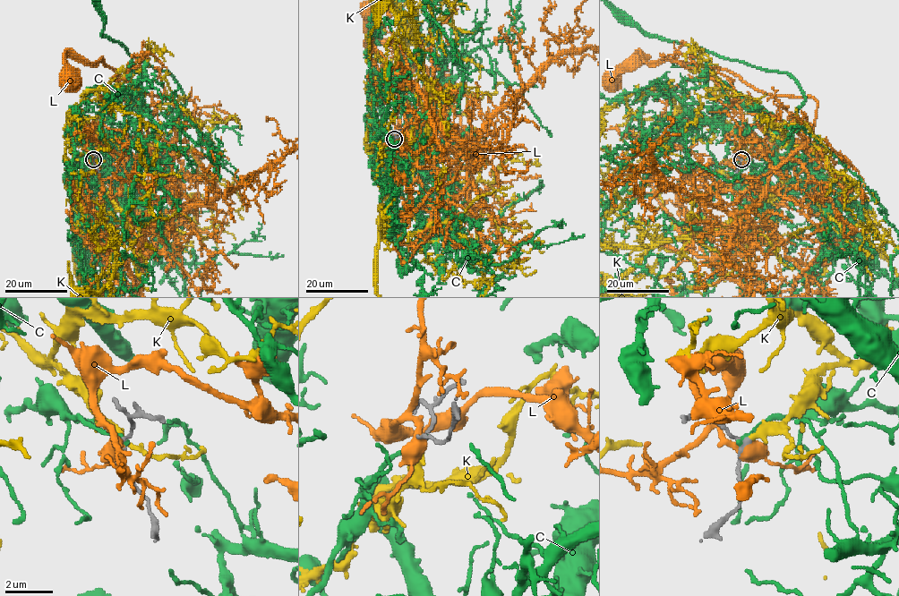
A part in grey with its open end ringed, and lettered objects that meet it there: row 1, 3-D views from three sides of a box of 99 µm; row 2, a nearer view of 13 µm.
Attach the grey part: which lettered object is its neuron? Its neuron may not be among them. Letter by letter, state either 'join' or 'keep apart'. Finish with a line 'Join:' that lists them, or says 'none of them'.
C: keep apart
K: join
L: keep apart
Join: K

